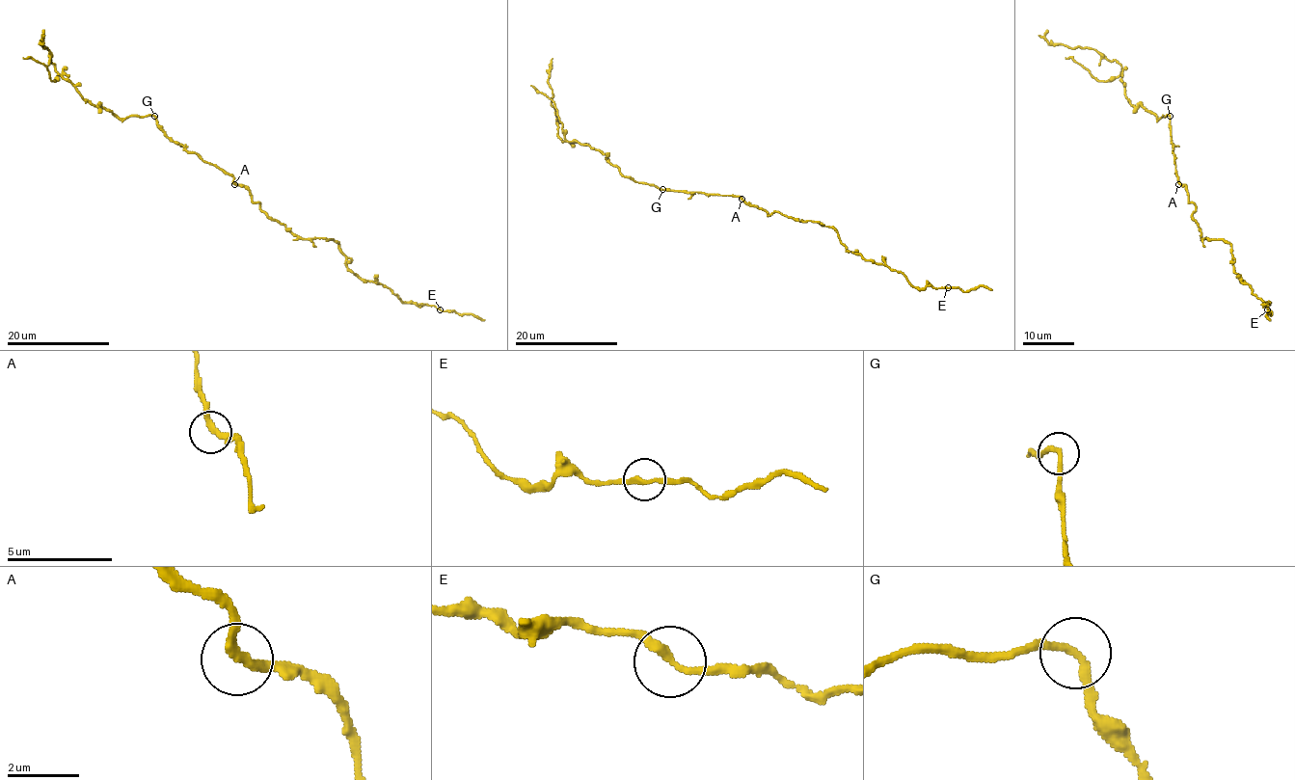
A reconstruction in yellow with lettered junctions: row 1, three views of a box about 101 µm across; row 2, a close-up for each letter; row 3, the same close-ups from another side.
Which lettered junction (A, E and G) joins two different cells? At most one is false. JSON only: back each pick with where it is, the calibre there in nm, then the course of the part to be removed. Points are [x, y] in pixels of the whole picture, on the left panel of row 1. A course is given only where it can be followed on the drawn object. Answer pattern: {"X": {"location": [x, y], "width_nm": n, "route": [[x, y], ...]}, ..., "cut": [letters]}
{"cut": []}

